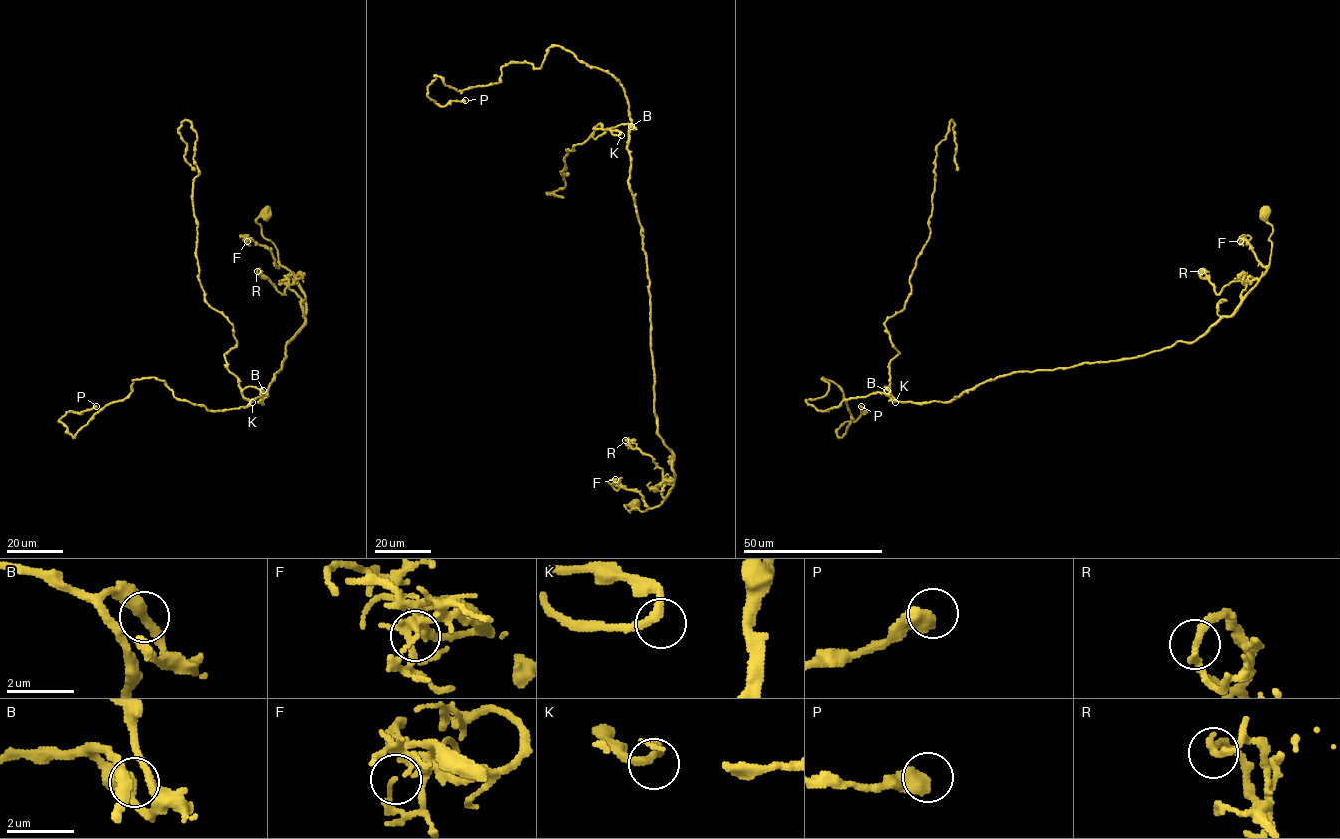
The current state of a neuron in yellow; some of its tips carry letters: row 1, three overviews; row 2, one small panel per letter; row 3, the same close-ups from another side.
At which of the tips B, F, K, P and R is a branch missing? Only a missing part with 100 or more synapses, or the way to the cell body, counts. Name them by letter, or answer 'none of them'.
none of them

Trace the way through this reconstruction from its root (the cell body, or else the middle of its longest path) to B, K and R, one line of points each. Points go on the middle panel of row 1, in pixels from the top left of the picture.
B: (635, 506), (624, 506), (629, 512), (657, 507), (674, 471), (655, 414), (649, 277), (628, 181), (631, 126)
K: (635, 506), (657, 507), (674, 471), (655, 414), (629, 123), (610, 129), (621, 135)
R: (635, 506), (624, 506), (629, 512), (645, 511), (665, 498), (663, 470), (625, 440)

